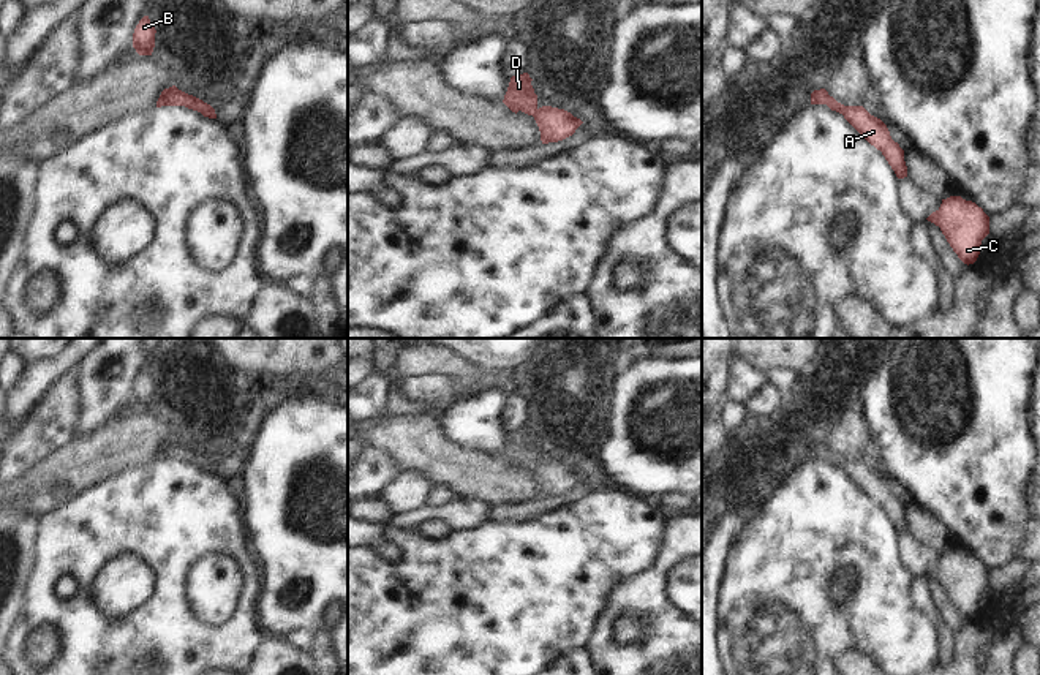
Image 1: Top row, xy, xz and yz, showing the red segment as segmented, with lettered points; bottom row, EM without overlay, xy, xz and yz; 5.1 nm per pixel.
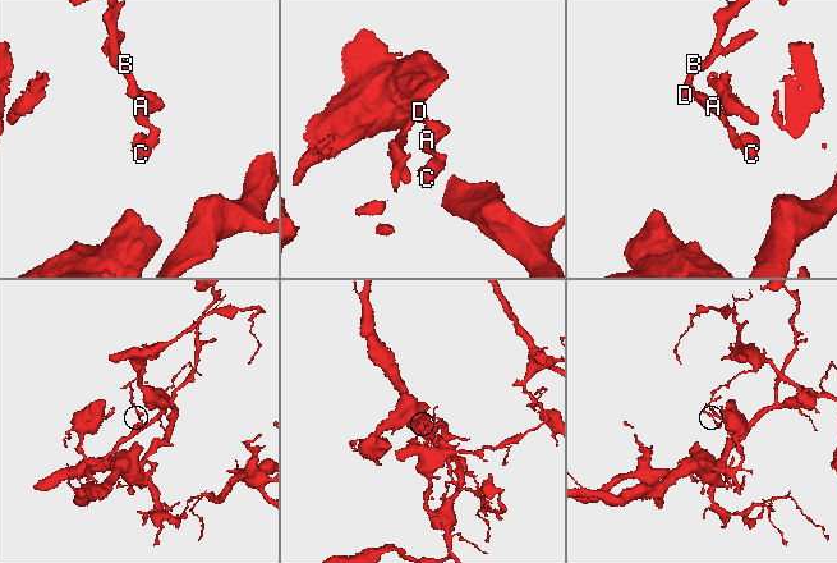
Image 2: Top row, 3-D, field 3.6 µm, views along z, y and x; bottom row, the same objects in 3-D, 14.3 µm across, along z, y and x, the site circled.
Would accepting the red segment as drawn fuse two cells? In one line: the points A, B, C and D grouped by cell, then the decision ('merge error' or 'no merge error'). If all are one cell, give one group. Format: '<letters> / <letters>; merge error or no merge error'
A B C D; no merge error

